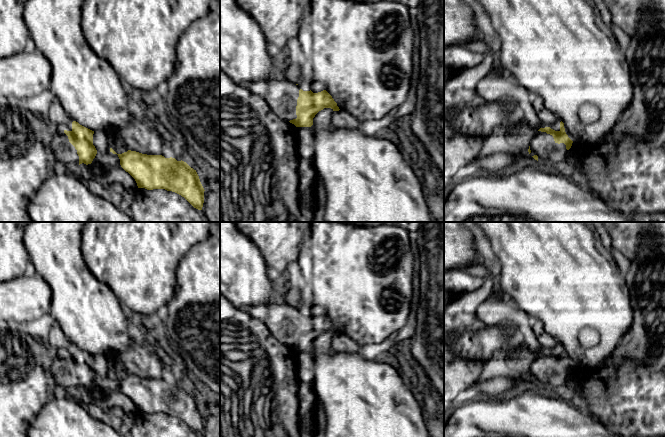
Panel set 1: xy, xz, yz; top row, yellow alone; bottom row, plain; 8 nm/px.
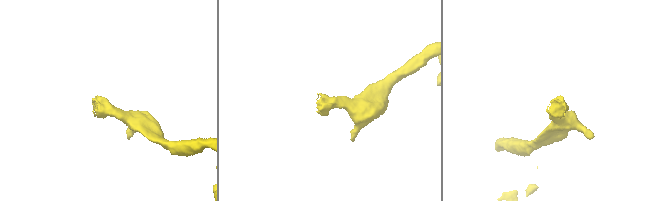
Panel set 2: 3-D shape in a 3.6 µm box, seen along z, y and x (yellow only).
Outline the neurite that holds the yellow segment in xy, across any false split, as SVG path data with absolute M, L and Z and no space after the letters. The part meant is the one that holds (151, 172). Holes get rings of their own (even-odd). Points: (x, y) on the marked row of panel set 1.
M131 150L117 155L121 167L135 179L138 188L175 192L194 208L202 210L205 190L196 170L186 162Z

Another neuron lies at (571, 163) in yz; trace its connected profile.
M570 148L569 150L567 150L563 167L569 171L569 174L571 176L575 176L579 172L578 164L578 159Z

